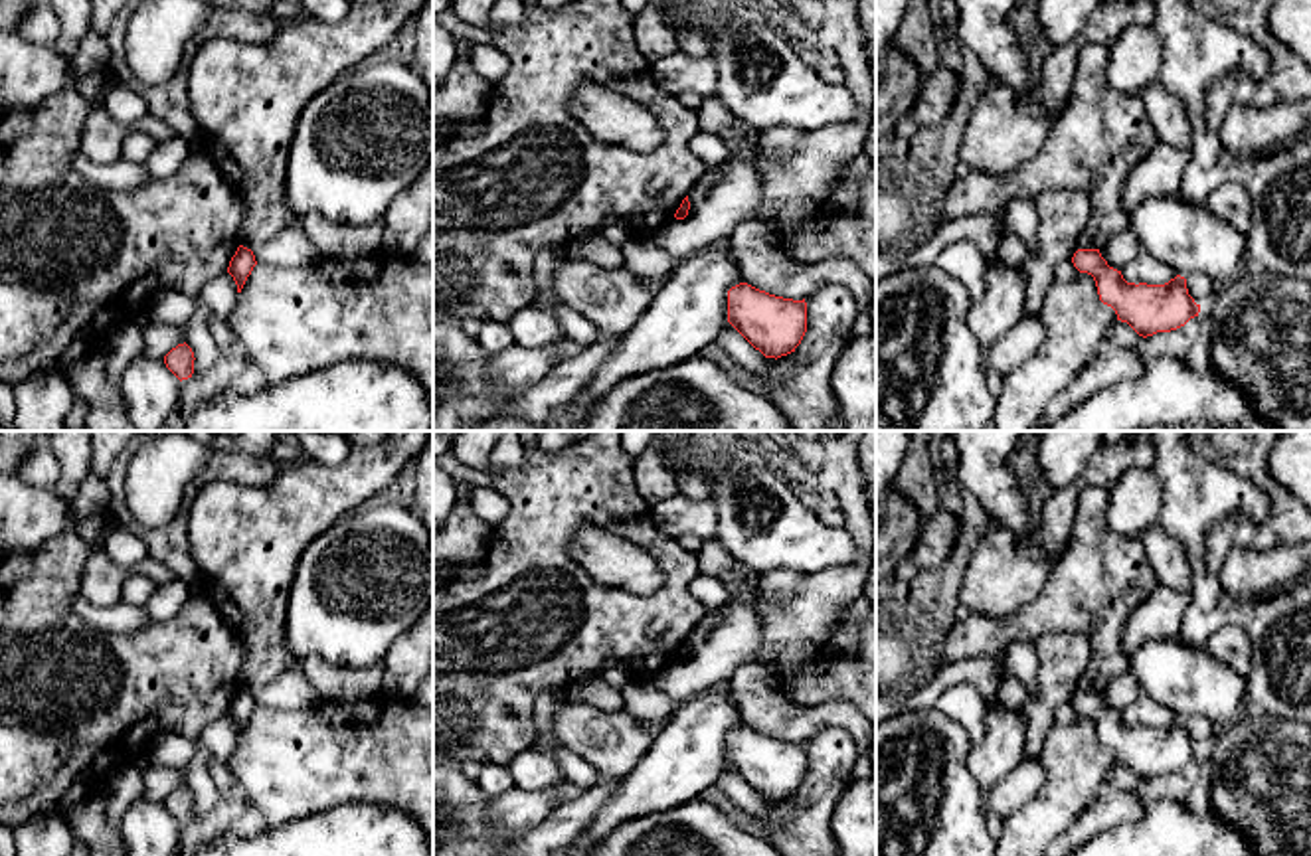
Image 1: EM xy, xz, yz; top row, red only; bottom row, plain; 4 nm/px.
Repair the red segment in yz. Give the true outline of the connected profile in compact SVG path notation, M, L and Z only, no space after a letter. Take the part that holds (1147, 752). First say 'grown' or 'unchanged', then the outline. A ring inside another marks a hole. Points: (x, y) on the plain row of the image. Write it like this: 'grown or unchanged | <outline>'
unchanged | M1078 692L1072 706L1080 716L1093 720L1099 743L1115 753L1117 763L1127 765L1143 781L1177 773L1200 755L1180 718L1165 728L1127 726L1099 692Z

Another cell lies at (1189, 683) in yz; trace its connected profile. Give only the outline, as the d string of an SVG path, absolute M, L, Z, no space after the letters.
M1179 637L1147 641L1127 658L1143 694L1177 718L1202 716L1224 728L1242 714L1246 678L1204 648L1190 648Z

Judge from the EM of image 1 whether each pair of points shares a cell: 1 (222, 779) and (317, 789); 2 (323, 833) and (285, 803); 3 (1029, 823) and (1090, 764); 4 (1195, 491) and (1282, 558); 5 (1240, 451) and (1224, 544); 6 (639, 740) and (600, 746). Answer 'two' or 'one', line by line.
1: two
2: two
3: one
4: two
5: one
6: one

